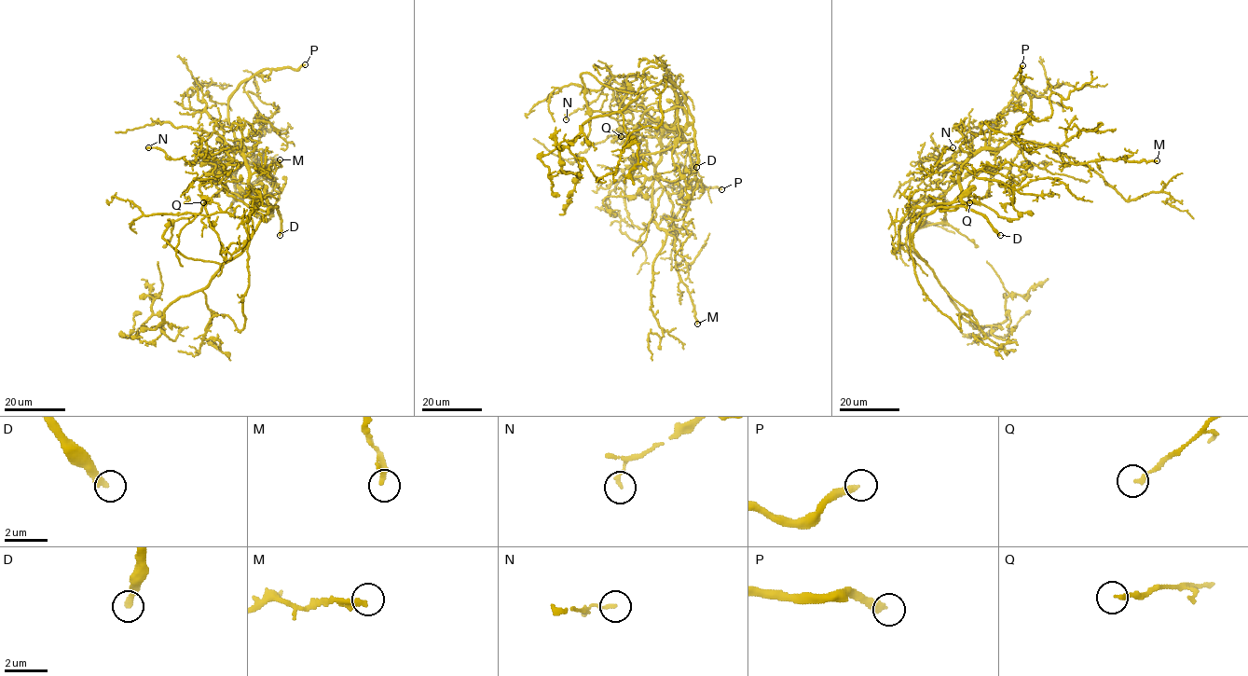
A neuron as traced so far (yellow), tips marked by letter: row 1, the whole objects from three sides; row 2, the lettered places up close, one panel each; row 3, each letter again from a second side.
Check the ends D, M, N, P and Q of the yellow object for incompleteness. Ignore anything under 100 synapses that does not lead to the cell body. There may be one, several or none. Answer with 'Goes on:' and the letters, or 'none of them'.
Goes on: D, P

